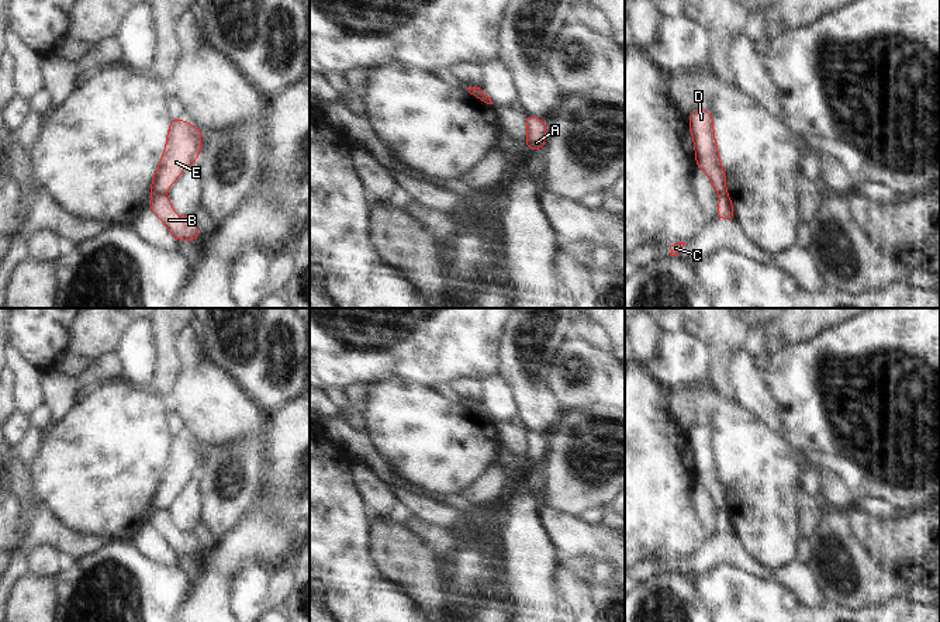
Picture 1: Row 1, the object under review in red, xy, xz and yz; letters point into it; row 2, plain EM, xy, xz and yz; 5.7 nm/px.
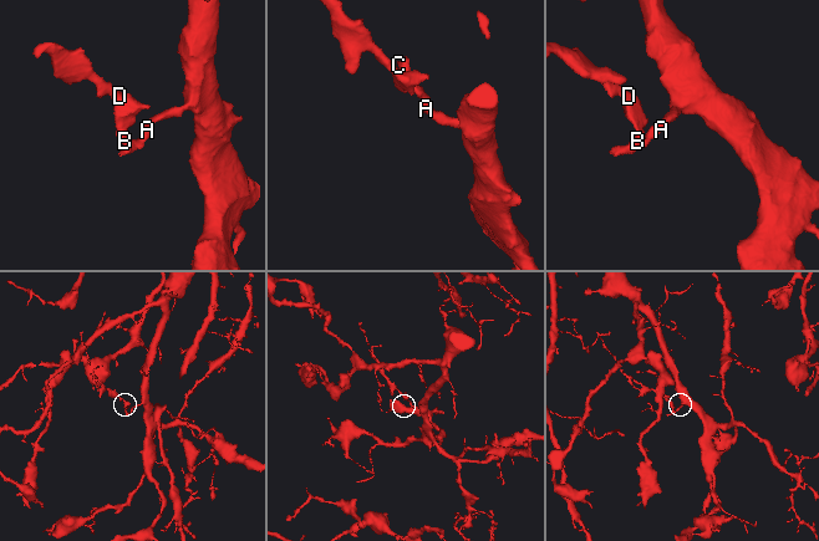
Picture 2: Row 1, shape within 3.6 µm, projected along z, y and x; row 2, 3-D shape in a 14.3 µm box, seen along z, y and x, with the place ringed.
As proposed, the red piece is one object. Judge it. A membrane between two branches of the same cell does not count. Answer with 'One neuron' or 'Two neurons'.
Two neurons.

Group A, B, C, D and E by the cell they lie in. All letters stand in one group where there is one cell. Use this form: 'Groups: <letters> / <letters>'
Groups: A B C / D E.

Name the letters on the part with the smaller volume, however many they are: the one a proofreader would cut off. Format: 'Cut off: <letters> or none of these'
Cut off: D, E.

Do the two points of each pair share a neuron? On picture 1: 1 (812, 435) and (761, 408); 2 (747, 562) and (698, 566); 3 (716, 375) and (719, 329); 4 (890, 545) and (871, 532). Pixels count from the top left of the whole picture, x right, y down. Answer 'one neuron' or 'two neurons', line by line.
1: two neurons
2: one neuron
3: one neuron
4: one neuron

